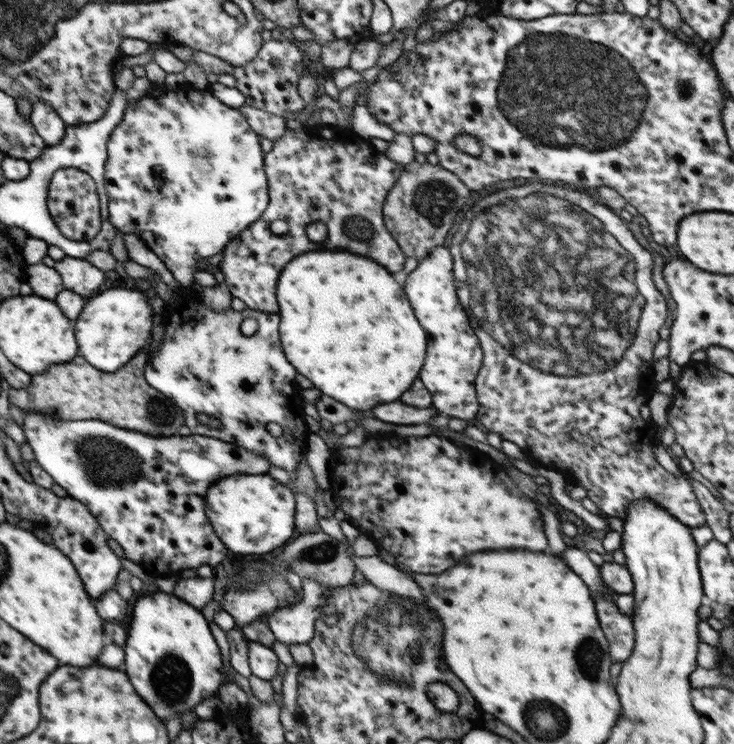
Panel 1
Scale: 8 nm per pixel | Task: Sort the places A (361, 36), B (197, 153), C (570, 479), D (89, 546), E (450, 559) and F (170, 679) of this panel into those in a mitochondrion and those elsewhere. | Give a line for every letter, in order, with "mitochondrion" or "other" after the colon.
A: other
B: mitochondrion
C: other
D: other
E: other
F: mitochondrion

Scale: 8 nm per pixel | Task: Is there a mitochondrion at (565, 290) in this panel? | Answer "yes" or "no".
yes

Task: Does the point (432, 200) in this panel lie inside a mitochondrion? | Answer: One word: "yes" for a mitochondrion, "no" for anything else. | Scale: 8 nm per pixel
yes

